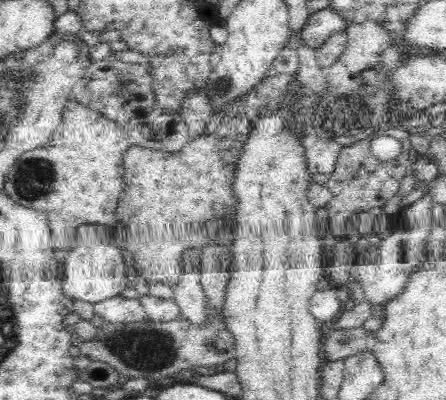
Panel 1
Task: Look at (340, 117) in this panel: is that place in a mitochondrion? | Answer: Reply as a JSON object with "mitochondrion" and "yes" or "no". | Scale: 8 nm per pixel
{"mitochondrion":"yes"}

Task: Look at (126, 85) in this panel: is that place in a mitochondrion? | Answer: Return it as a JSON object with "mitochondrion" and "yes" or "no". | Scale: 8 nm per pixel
{"mitochondrion":"yes"}

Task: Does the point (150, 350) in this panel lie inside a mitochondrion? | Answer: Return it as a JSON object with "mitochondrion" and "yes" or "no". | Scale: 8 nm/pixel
{"mitochondrion":"yes"}

